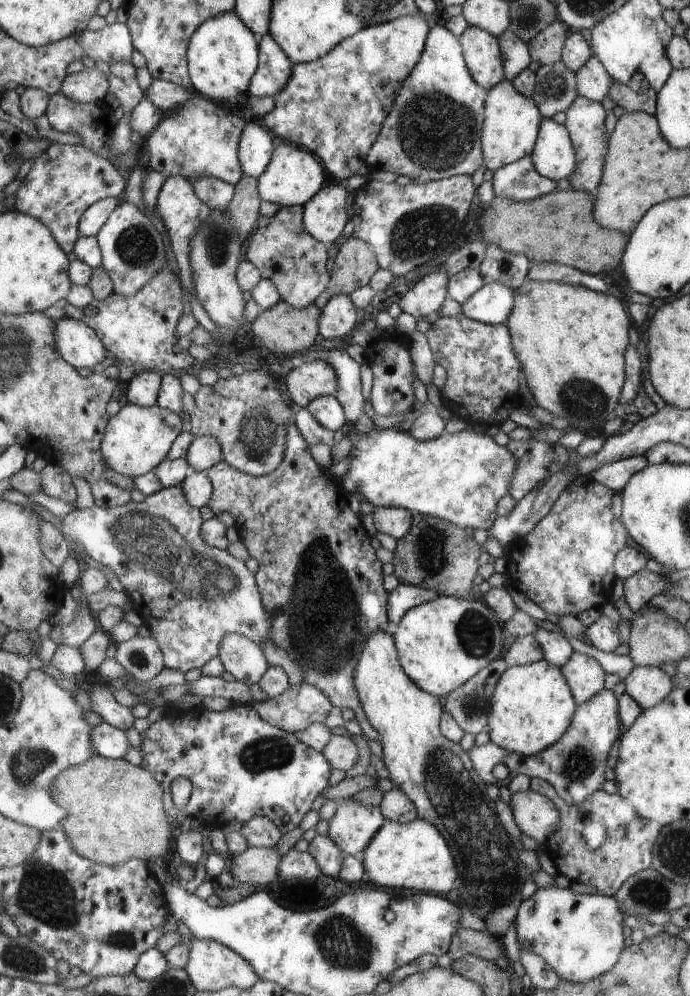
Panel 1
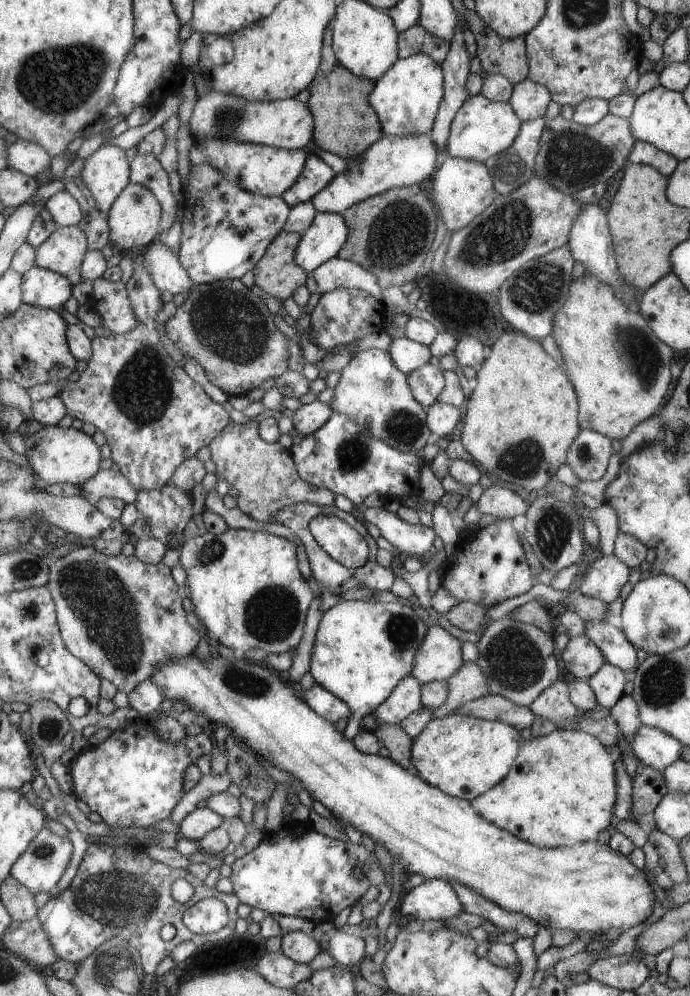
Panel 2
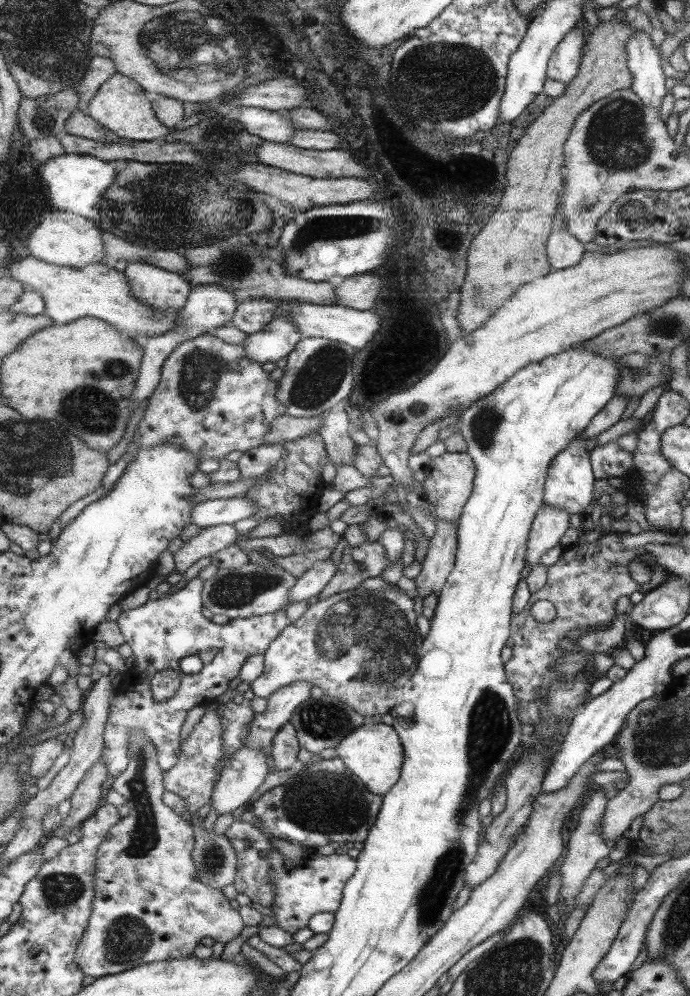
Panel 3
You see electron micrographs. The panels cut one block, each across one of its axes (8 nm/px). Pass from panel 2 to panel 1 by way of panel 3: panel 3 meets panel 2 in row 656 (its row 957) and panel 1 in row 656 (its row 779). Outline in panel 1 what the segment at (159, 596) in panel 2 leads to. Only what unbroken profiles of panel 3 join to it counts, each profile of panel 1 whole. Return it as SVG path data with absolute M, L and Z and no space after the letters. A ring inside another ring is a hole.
M137 635L134 640L119 645L115 659L138 682L148 682L156 678L164 668L161 646L152 637Z

